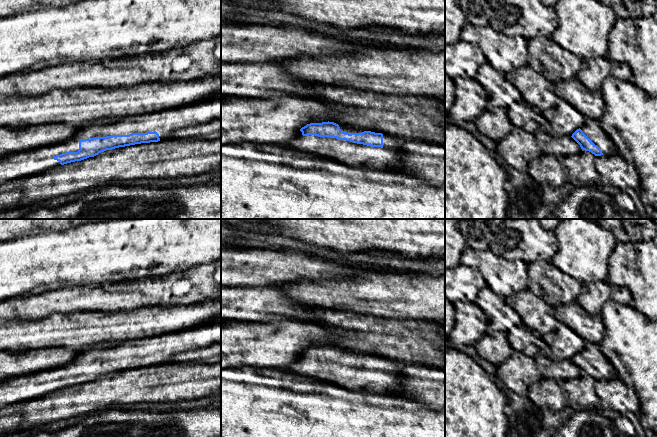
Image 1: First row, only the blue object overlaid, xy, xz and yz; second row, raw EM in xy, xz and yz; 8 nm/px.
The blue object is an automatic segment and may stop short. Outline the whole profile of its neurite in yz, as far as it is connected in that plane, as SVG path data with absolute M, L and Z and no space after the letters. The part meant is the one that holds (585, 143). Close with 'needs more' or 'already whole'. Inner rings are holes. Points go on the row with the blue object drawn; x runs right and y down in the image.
M586 118L582 126L571 136L582 150L589 151L595 156L611 156L617 147L600 125L600 121Z | needs more

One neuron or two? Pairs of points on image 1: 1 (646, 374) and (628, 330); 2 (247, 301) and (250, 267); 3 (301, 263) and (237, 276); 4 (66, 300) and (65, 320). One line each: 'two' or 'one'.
1: one
2: two
3: one
4: two

